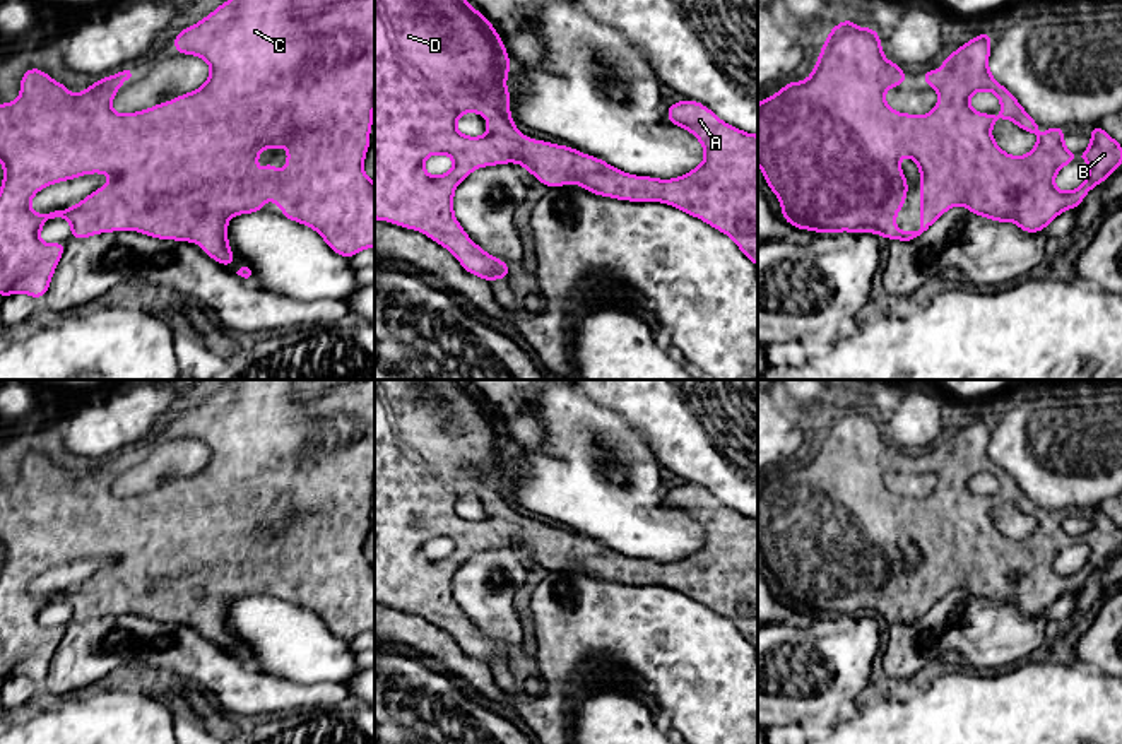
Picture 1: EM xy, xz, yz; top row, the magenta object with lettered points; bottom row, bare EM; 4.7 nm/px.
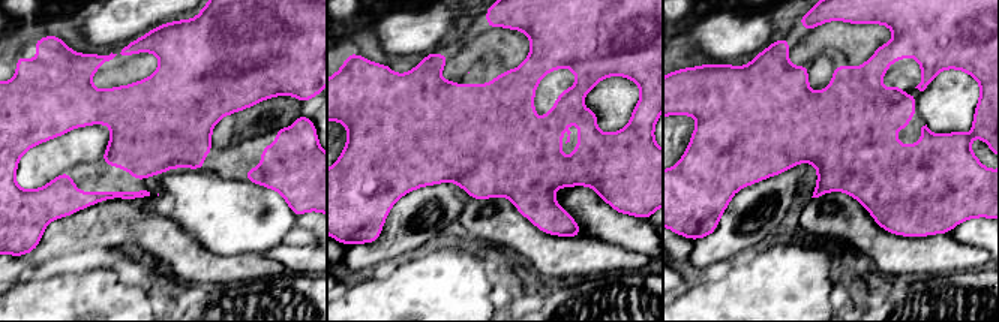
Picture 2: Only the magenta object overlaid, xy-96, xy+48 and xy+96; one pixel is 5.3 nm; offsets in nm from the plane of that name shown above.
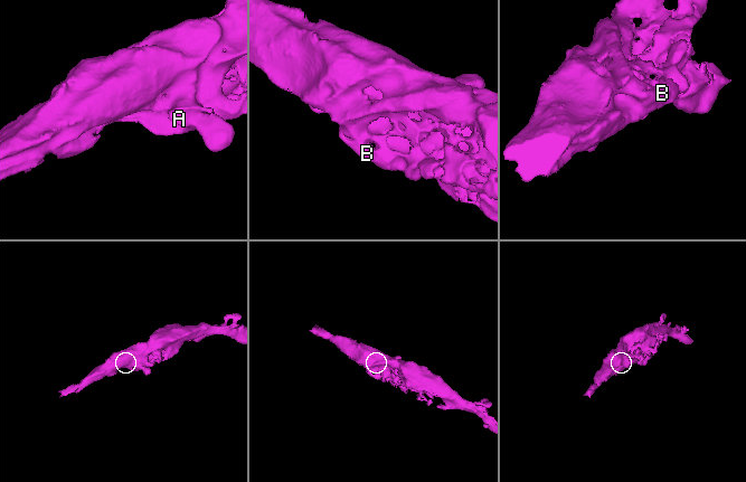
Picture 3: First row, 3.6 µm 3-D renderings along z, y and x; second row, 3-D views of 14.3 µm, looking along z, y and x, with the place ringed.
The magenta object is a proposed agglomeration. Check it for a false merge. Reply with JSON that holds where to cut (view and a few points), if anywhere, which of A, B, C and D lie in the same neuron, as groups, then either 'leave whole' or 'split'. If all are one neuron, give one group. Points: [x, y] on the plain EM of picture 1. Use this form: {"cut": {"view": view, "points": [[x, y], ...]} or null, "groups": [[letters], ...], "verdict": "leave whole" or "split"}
{"cut": null, "groups": [["A", "B", "C", "D"]], "verdict": "leave whole"}

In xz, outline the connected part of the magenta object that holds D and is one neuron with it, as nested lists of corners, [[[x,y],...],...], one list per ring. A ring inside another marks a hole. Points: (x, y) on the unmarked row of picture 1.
[[[375,380],[375,602],[388,604],[402,611],[409,611],[414,614],[424,616],[428,621],[441,628],[443,631],[450,633],[460,648],[472,658],[486,662],[489,667],[494,662],[506,662],[510,660],[510,648],[499,641],[491,640],[481,629],[477,629],[467,616],[462,612],[458,604],[453,597],[453,575],[460,568],[464,561],[467,561],[474,552],[482,549],[494,549],[494,547],[506,547],[506,546],[520,546],[525,554],[532,556],[540,566],[549,571],[578,566],[587,575],[600,578],[600,580],[612,580],[617,583],[631,583],[631,585],[664,585],[672,590],[684,593],[689,599],[694,599],[712,611],[718,612],[720,616],[730,619],[739,633],[758,650],[758,518],[746,517],[732,508],[723,506],[712,493],[698,484],[681,484],[670,486],[667,491],[667,505],[677,510],[689,513],[703,528],[705,544],[693,554],[674,561],[674,563],[657,563],[652,559],[633,559],[628,558],[599,540],[587,539],[580,534],[575,534],[568,528],[556,528],[544,523],[529,523],[525,517],[518,515],[513,508],[513,501],[510,499],[510,474],[505,470],[505,464],[510,460],[510,438],[505,433],[501,419],[494,414],[493,405],[487,404],[479,393],[472,392],[464,380]],[[464,496],[479,496],[487,503],[487,517],[484,520],[465,520],[462,518],[455,505]],[[445,537],[455,542],[453,551],[443,559],[431,559],[424,554],[422,544],[428,539]]]

